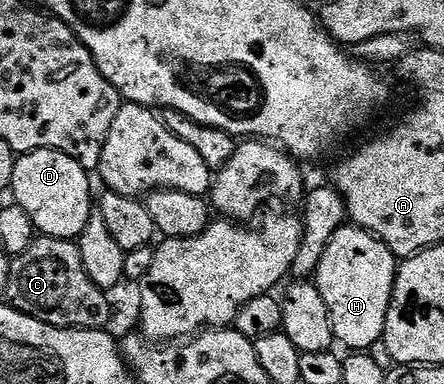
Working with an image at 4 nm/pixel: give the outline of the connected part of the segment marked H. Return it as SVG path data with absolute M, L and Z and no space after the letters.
M343 225L328 241L328 249L320 257L316 286L320 297L324 297L324 305L328 305L334 338L347 347L347 352L369 352L369 347L385 336L399 266L390 246L362 227Z

